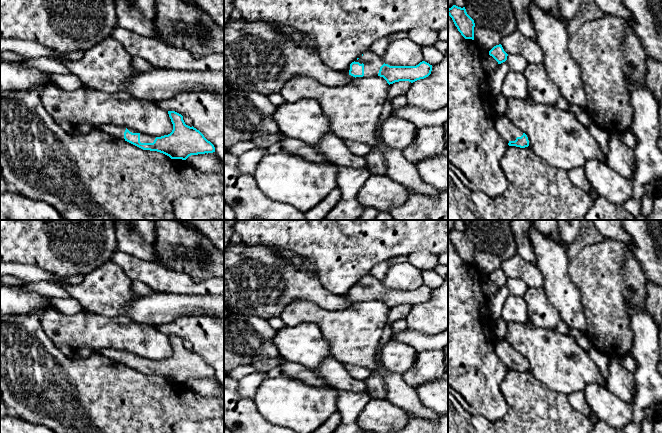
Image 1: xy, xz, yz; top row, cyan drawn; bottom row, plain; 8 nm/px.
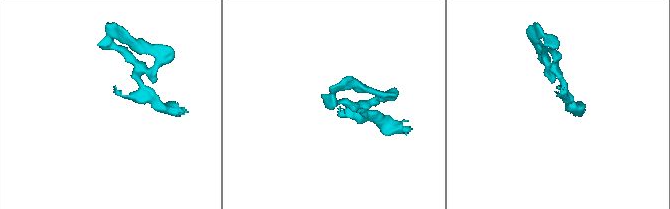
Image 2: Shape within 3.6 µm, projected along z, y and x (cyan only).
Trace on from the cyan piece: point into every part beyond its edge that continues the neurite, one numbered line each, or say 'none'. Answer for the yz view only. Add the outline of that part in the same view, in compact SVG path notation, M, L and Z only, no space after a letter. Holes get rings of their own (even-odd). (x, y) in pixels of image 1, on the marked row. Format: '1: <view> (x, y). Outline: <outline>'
1: yz (505, 128). Outline: M505 114L495 116L495 127L498 133L506 140L507 144L523 135L523 131L511 123Z

